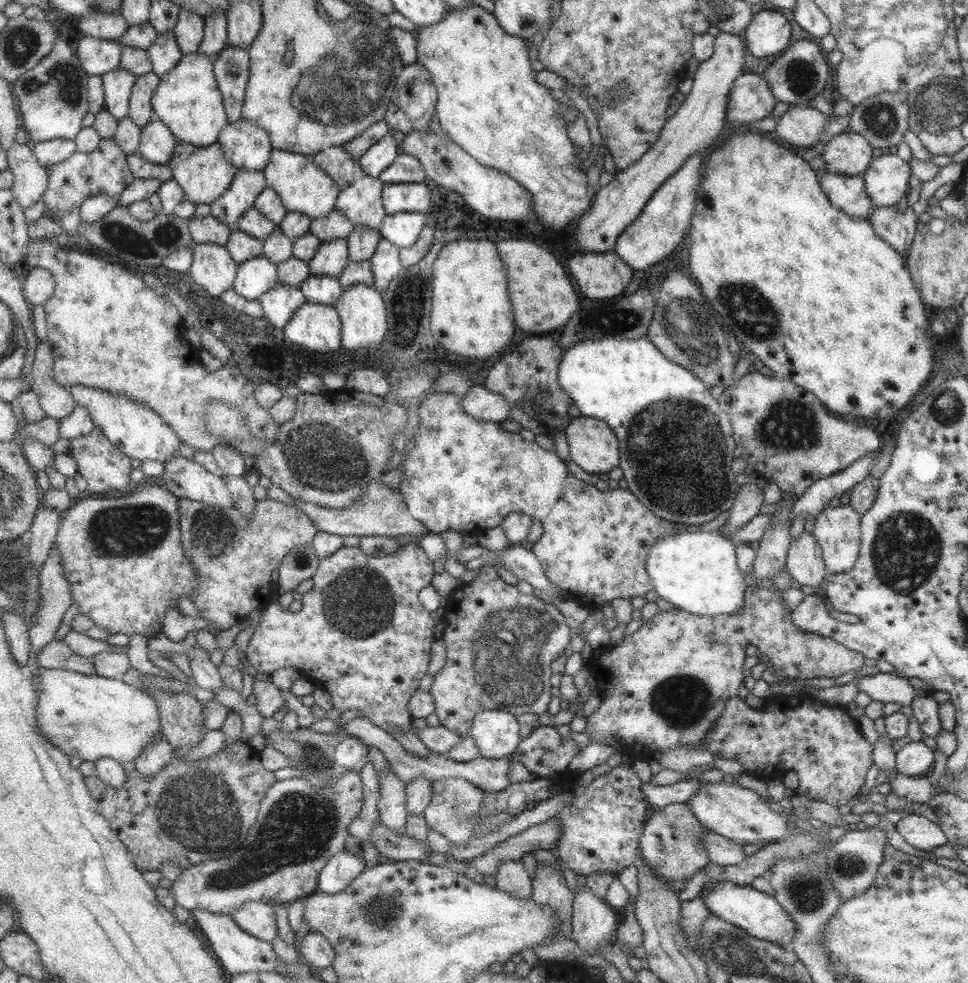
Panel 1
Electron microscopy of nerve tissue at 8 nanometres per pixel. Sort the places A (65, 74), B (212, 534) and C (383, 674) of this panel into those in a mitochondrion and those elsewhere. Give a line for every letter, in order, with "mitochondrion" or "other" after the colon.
A: mitochondrion
B: mitochondrion
C: other

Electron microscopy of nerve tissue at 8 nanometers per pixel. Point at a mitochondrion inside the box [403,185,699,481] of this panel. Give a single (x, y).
(623, 321)

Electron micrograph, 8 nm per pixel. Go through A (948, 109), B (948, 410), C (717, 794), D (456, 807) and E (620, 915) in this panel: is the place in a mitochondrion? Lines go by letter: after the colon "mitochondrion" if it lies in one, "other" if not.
A: mitochondrion
B: mitochondrion
C: other
D: mitochondrion
E: other

